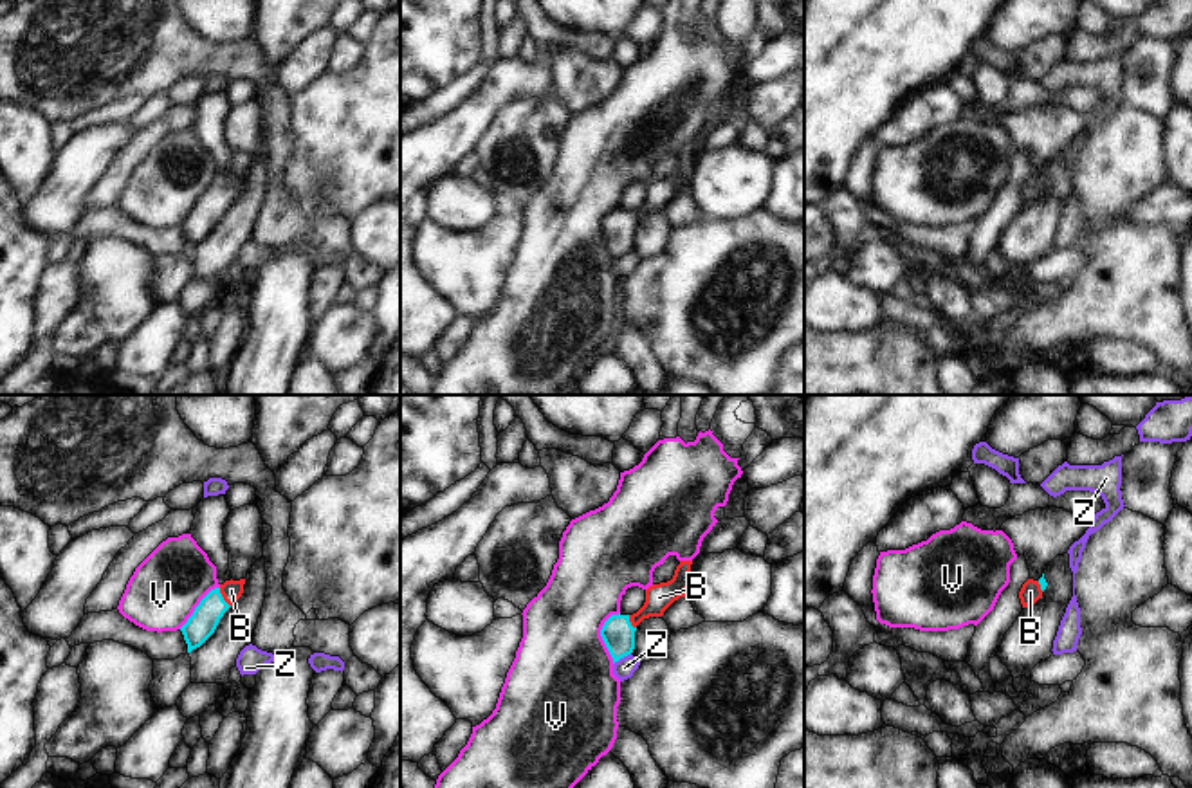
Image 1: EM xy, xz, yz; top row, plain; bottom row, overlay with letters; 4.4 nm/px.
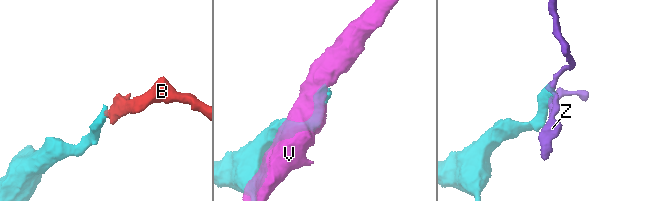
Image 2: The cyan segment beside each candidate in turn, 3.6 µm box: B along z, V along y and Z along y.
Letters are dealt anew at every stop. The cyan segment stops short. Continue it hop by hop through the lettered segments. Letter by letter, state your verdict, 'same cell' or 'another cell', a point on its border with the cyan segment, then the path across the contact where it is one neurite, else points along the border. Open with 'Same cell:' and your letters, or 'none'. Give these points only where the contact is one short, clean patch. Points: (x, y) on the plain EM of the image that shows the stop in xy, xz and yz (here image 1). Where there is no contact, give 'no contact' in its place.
Same cell: B
B: same cell; contact xy (222, 193); way xy (202, 219), (222, 193), (231, 186)
V: another cell; contact xz (601, 231)
Z: another cell; contact xz (621, 253); border xz (630, 249), (614, 260)

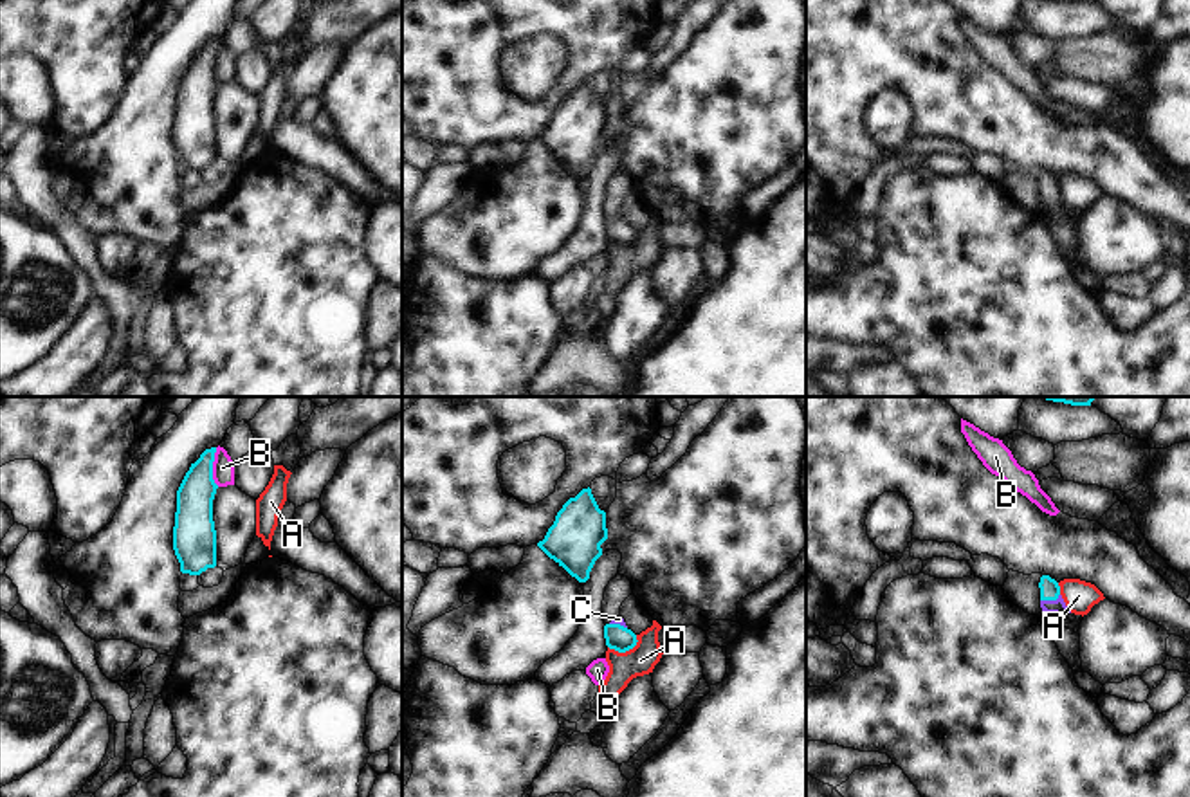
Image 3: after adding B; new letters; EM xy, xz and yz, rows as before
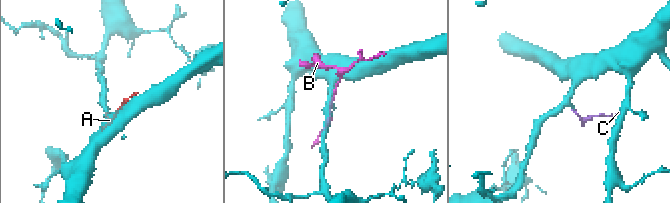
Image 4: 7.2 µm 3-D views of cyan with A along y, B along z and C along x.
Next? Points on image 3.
Same cell: C
A: another cell; contact xz (622, 247); border xz (639, 237), (624, 247), (615, 247), (608, 242)
B: another cell; contact xy (211, 64)
C: same cell; contact yz (1050, 195); way yz (1050, 186), (1050, 195), (1057, 202)

